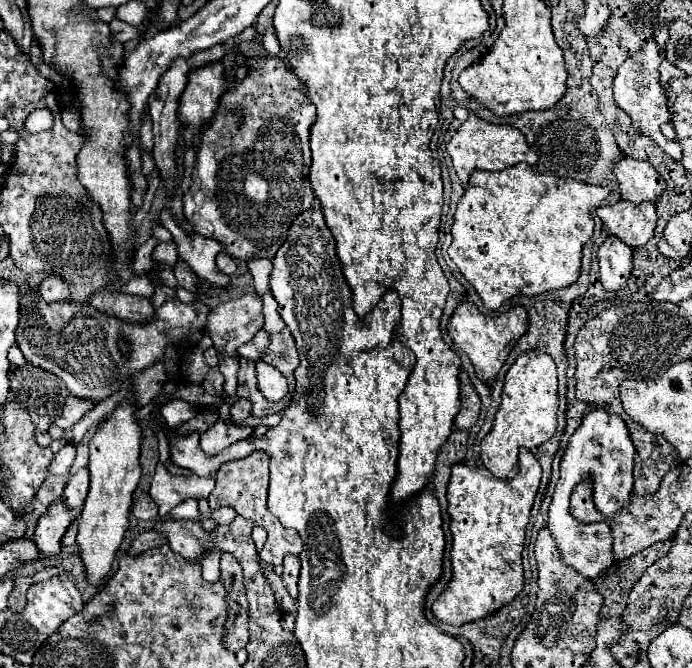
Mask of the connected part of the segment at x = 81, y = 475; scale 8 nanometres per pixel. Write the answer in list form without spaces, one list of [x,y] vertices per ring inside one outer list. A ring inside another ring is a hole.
[[[80,469],[76,475],[72,475],[68,479],[68,485],[64,489],[64,503],[74,509],[74,507],[82,507],[84,505],[84,499],[88,495],[88,469]]]

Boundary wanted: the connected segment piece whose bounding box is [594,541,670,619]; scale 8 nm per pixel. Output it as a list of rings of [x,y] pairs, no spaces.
[[[670,541],[656,543],[624,561],[616,561],[608,571],[604,571],[604,575],[598,575],[594,579],[596,591],[604,597],[600,619],[606,619],[606,615],[620,617],[624,613],[630,589],[654,561],[658,561],[664,553],[668,553],[668,547]]]

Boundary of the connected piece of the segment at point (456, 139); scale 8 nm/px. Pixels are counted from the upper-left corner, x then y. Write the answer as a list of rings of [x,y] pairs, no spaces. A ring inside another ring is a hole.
[[[474,115],[468,117],[466,123],[462,123],[456,131],[456,135],[450,139],[448,143],[448,153],[452,157],[452,167],[458,175],[458,179],[462,181],[462,185],[468,183],[468,177],[480,169],[480,171],[490,171],[490,169],[506,169],[518,163],[528,163],[528,165],[536,165],[538,157],[536,153],[528,147],[524,135],[508,125],[490,125]]]

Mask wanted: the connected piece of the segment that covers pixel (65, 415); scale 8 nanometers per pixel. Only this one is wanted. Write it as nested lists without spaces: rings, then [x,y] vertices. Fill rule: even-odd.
[[[68,395],[66,403],[64,403],[64,409],[62,409],[62,417],[54,419],[52,423],[62,427],[62,429],[68,429],[74,423],[78,423],[90,409],[94,409],[94,401],[92,399],[80,399],[76,395]]]

